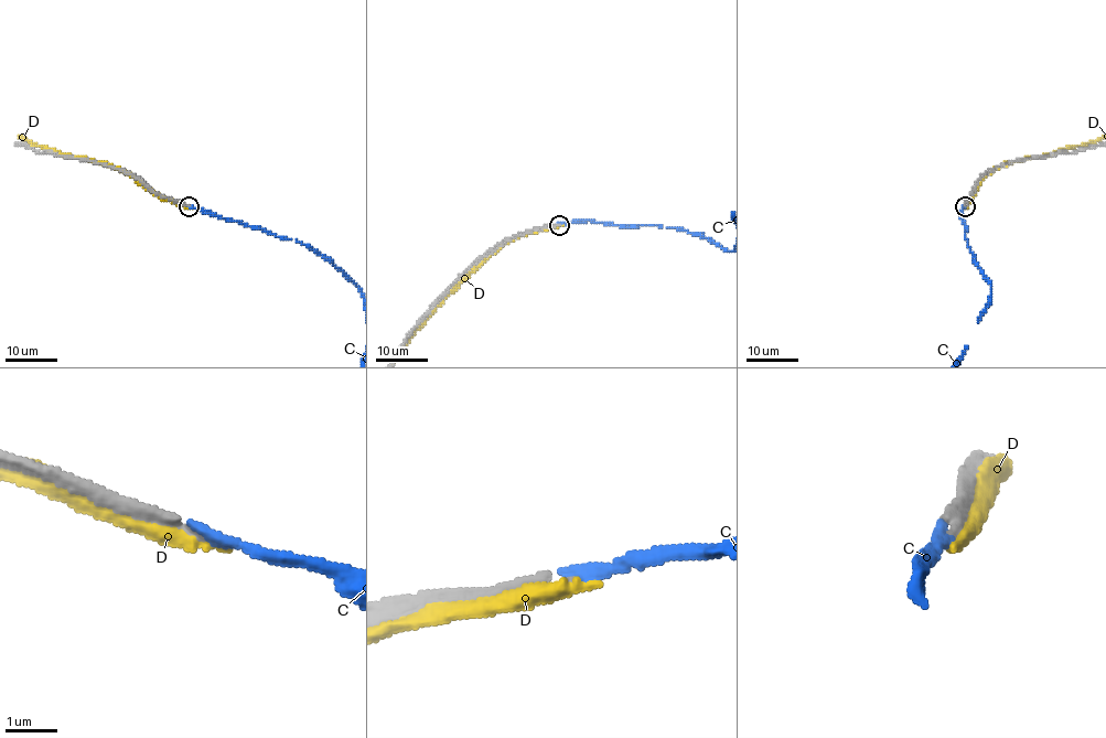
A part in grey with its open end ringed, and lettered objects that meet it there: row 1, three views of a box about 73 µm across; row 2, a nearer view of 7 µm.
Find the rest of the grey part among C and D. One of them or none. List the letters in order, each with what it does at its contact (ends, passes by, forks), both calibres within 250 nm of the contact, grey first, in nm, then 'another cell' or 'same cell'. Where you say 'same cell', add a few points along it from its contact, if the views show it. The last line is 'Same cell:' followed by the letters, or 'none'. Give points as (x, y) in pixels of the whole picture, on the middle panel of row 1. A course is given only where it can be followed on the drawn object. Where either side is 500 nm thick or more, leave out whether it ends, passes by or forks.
C: it ends; calibres 240 and 220 nm; same cell
D: it passes by; calibres 260 and 320 nm; another cell
Same cell: C

